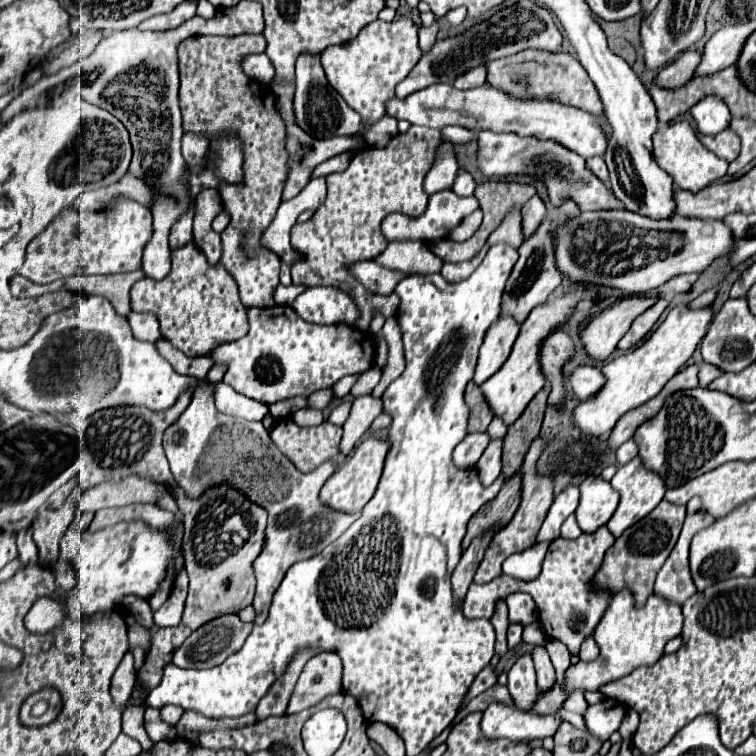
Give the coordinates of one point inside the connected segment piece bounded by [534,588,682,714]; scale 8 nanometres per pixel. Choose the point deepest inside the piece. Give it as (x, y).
(629, 636)

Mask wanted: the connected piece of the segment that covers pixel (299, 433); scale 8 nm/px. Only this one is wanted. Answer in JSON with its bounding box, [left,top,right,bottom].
[270,418,344,466]

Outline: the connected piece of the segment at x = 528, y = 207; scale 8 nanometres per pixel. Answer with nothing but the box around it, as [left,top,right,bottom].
[522,194,546,238]

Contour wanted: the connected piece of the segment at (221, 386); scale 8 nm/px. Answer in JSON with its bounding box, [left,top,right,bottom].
[214,382,268,420]

